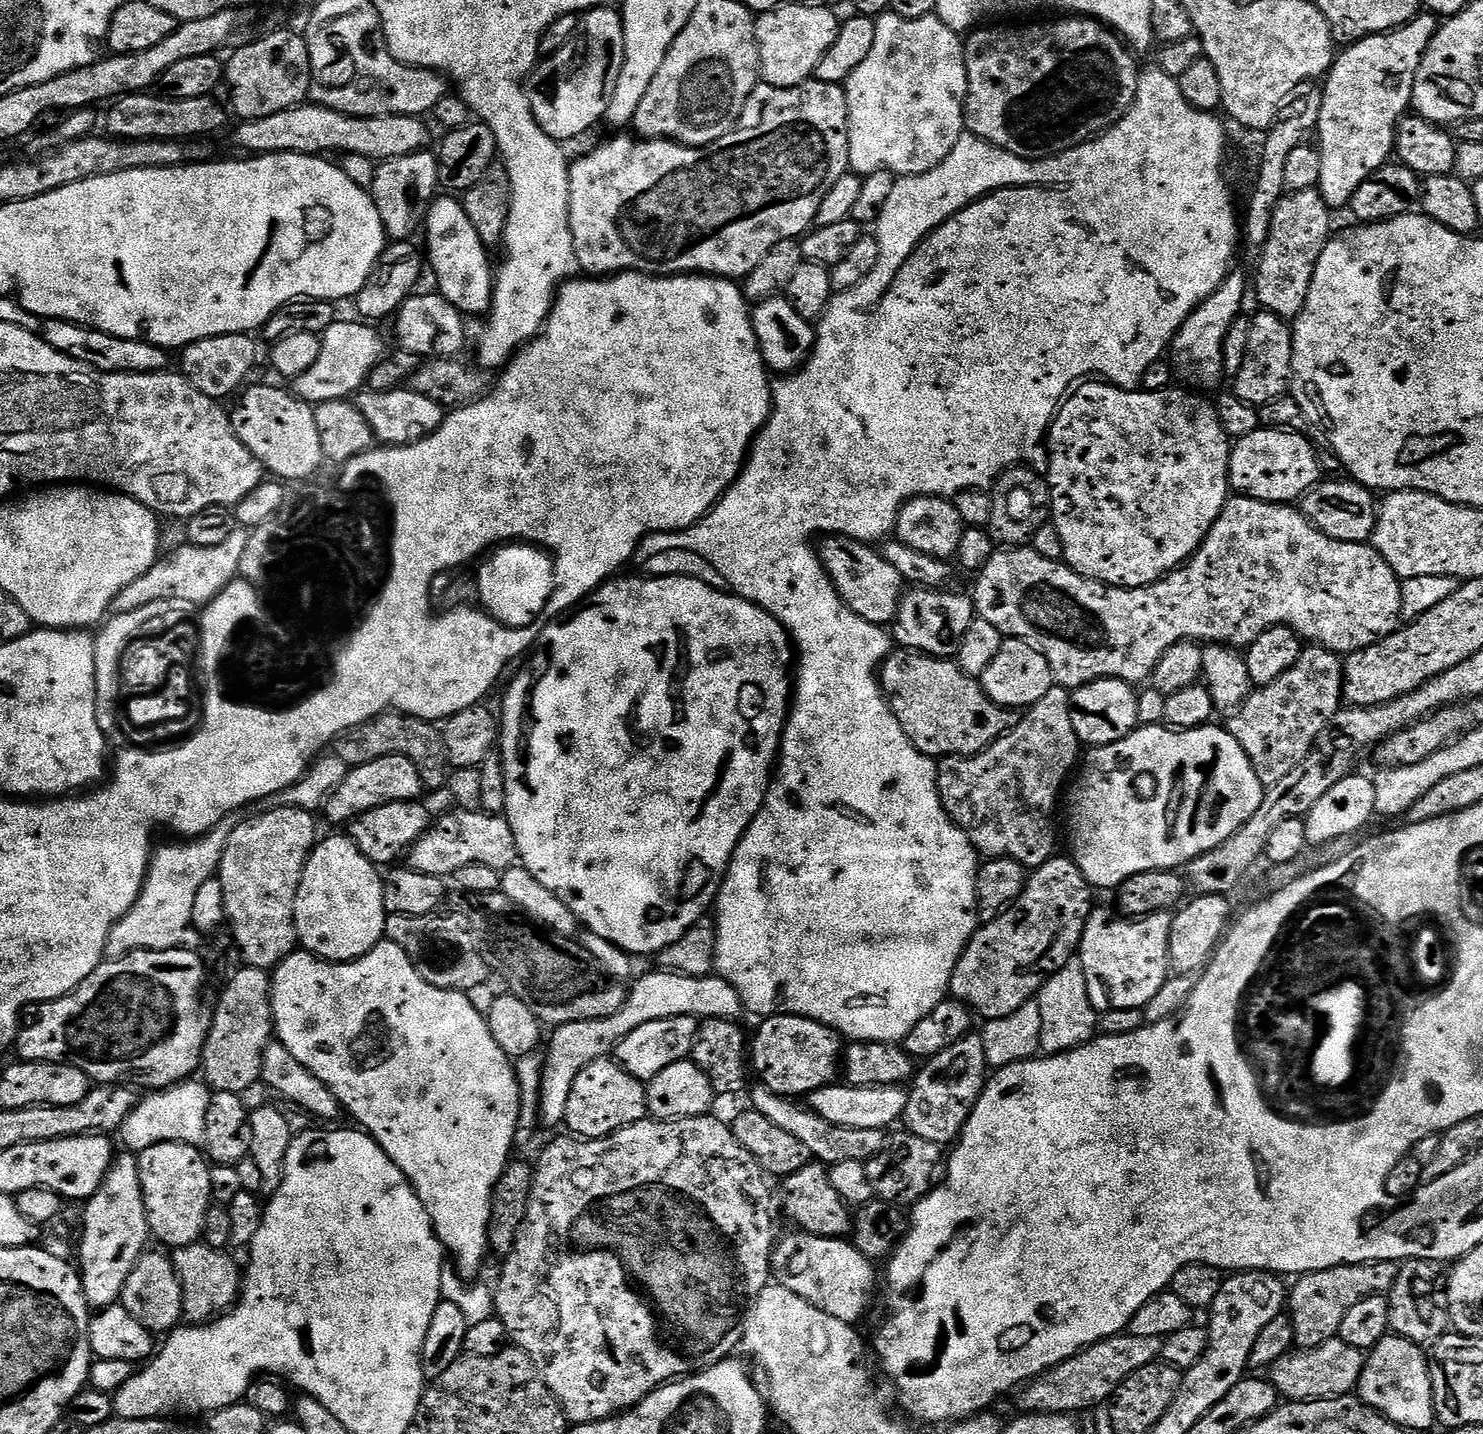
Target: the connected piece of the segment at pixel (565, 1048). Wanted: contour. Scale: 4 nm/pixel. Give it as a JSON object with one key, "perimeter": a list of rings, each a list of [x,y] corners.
{"perimeter":[[[667,970],[655,971],[646,973],[640,981],[637,979],[628,988],[628,996],[618,1014],[610,1014],[610,1018],[562,1024],[553,1031],[556,1033],[548,1044],[548,1057],[543,1057],[540,1073],[538,1120],[543,1127],[544,1124],[548,1128],[561,1127],[564,1124],[574,1078],[578,1078],[578,1074],[582,1074],[582,1070],[586,1070],[590,1062],[605,1059],[616,1044],[622,1042],[626,1034],[630,1034],[630,1030],[638,1030],[638,1026],[646,1026],[646,1022],[662,1018],[695,1016],[701,1021],[730,1020],[739,1017],[739,1012],[742,1012],[738,990],[720,976],[683,976]]]}

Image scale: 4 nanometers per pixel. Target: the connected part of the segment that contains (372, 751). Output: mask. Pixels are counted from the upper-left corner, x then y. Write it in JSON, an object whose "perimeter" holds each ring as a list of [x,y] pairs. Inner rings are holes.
{"perimeter":[[[385,714],[359,724],[357,728],[351,728],[344,735],[336,737],[334,754],[342,758],[342,762],[346,762],[349,768],[366,766],[366,762],[374,762],[377,758],[405,756],[420,767],[420,776],[428,790],[443,789],[450,775],[443,731],[435,723],[419,720],[416,716]]]}

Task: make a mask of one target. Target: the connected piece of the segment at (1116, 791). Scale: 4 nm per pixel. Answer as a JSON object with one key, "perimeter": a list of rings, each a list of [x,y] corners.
{"perimeter":[[[1140,726],[1126,738],[1101,748],[1092,748],[1089,751],[1089,756],[1087,753],[1083,757],[1078,768],[1080,781],[1076,785],[1073,783],[1066,792],[1066,804],[1068,800],[1068,844],[1072,847],[1071,859],[1075,860],[1093,889],[1112,888],[1111,890],[1116,890],[1119,889],[1122,882],[1126,882],[1126,878],[1150,870],[1158,870],[1159,868],[1183,869],[1191,860],[1198,858],[1198,854],[1206,854],[1206,850],[1214,850],[1214,846],[1222,846],[1222,842],[1226,842],[1226,838],[1230,838],[1238,829],[1246,826],[1246,822],[1250,822],[1250,818],[1254,818],[1254,810],[1258,810],[1262,806],[1262,798],[1266,791],[1264,783],[1260,781],[1258,774],[1254,774],[1254,766],[1250,766],[1250,758],[1246,758],[1242,746],[1238,746],[1235,738],[1228,733],[1227,727],[1212,727],[1173,730],[1167,726]]]}

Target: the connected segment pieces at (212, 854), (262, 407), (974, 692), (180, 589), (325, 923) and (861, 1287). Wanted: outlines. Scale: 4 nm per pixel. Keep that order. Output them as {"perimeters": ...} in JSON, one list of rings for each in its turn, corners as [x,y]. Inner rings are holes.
{"perimeters":[[[[226,819],[205,836],[155,849],[138,902],[112,928],[104,951],[107,959],[121,960],[132,952],[170,950],[183,941],[180,939],[183,938],[184,931],[189,931],[192,923],[194,897],[204,883],[219,873],[224,847],[233,827],[233,821]]],[[[272,382],[264,384],[254,384],[245,387],[239,393],[240,401],[236,404],[236,409],[231,409],[232,429],[234,434],[258,458],[258,462],[269,473],[281,476],[284,480],[304,480],[307,476],[312,476],[319,470],[320,464],[325,463],[322,454],[322,442],[318,439],[318,425],[314,422],[314,407],[304,400],[298,399],[287,387],[275,388]]],[[[896,650],[884,659],[878,675],[906,738],[922,754],[933,758],[976,756],[1018,726],[1021,718],[1019,711],[995,704],[984,693],[979,679],[967,676],[952,658]]],[[[238,526],[221,545],[194,547],[182,544],[173,556],[159,559],[144,575],[118,592],[109,608],[109,615],[128,614],[150,602],[162,600],[186,601],[190,606],[202,606],[213,600],[239,573],[243,551],[249,542],[249,531]]],[[[347,835],[328,836],[313,848],[306,866],[302,870],[302,882],[296,895],[294,922],[296,939],[305,952],[319,956],[321,960],[347,962],[364,956],[374,945],[385,939],[384,927],[390,921],[390,914],[384,905],[384,876],[381,869],[373,864],[372,859]]],[[[793,1231],[793,1236],[781,1235],[772,1250],[772,1276],[775,1283],[806,1298],[810,1306],[818,1306],[822,1314],[838,1318],[853,1326],[868,1312],[872,1299],[878,1296],[877,1265],[867,1260],[855,1244],[835,1236],[809,1236]]]]}

